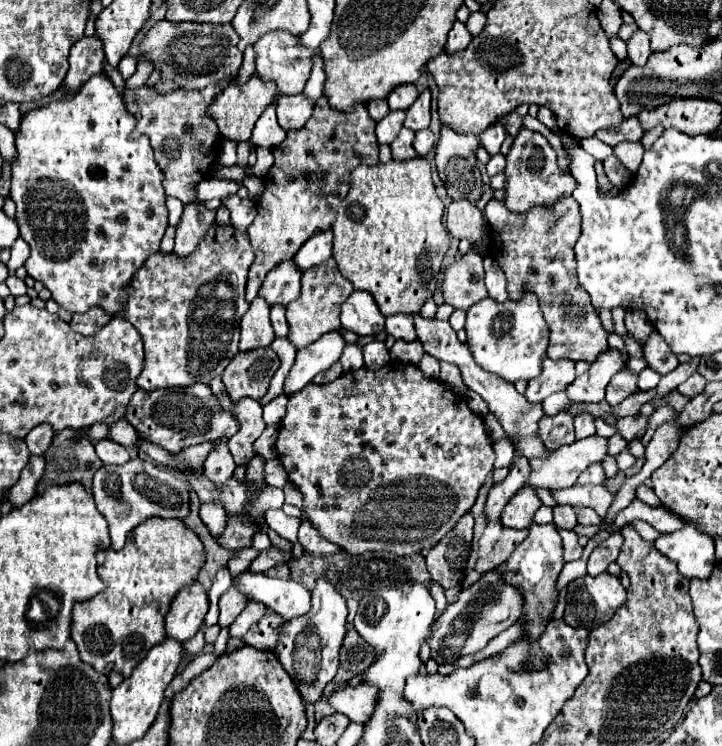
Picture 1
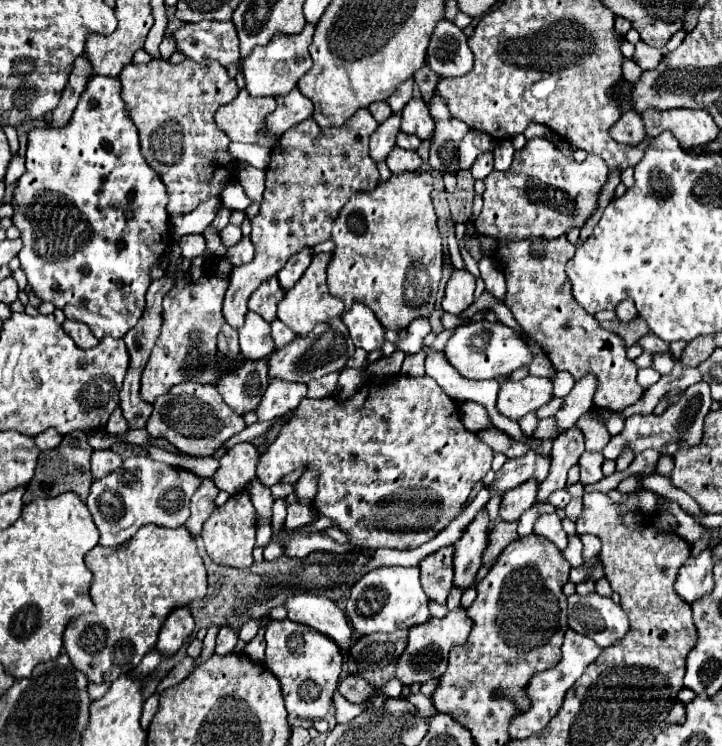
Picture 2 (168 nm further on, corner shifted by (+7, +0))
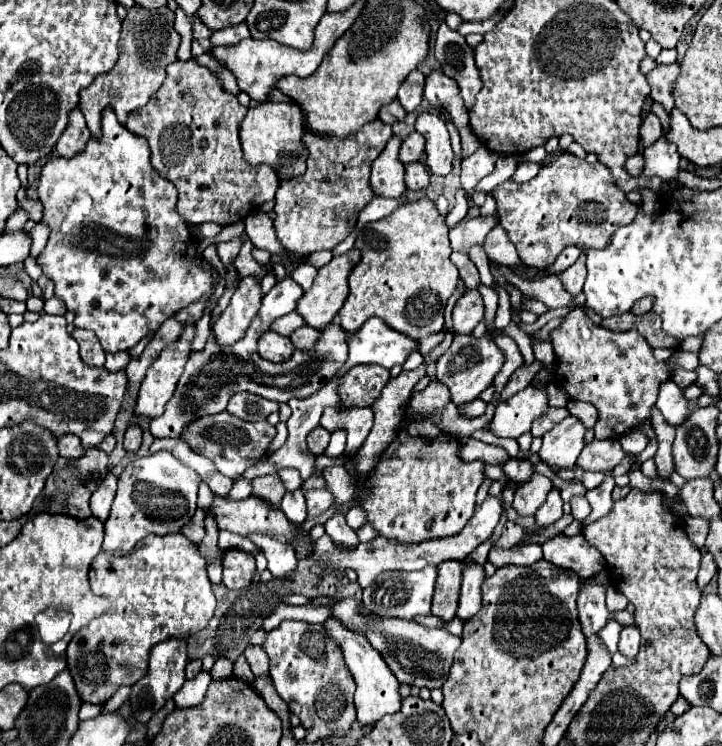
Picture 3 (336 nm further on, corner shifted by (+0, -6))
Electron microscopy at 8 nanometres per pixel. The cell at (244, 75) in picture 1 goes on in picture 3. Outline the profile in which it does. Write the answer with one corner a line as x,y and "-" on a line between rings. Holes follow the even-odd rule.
195,60
175,62
167,68
167,78
163,86
151,96
147,106
135,110
127,120
127,130
149,140
151,164
153,168
169,178
179,190
177,210
189,224
215,222
221,228
229,224
243,222
247,214
257,210
263,202
273,200
279,190
279,178
269,166
253,166
243,158
239,144
239,126
245,118
247,108
237,102
237,96
223,92
221,82
205,66
199,66

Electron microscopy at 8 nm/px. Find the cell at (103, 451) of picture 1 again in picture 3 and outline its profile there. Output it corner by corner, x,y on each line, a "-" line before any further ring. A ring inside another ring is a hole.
107,474
107,478
103,480
103,484
91,496
91,512
101,522
105,522
107,516
109,516
111,502
115,498
115,490
117,490
117,476

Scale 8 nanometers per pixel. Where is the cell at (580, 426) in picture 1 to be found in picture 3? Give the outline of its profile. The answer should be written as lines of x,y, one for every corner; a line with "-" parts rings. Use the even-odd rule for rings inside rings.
553,488
551,494
547,496
545,504
535,512
535,524
533,524
533,528
529,528
529,534
539,534
543,528
553,524
561,516
563,516
563,500
561,500
559,490

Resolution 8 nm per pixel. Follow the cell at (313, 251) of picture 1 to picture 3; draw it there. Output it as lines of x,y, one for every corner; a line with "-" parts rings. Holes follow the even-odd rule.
285,278
283,282
275,284
273,290
263,298
263,306
261,306
259,314
253,318
249,330
245,332
245,336
239,342
235,342
231,346
219,346
219,344
215,344
213,334
211,334
205,350
201,350
201,354
189,356
189,362
185,366
181,382
175,388
171,402
167,402
165,412
159,418
151,420
151,434
155,438
181,436
183,430
191,422
195,422
207,414
223,412
227,408
229,398
237,392
259,394
273,402
289,402
291,398
307,398
309,394
315,394
323,384
327,384
333,378
333,374
347,360
347,334
335,322
333,322
331,330
325,330
325,340
319,340
319,346
315,346
313,358
309,354
299,354
299,366
291,366
291,374
281,374
281,368
277,368
277,374
273,374
275,372
273,364
267,364
257,354
259,336
265,330
269,330
273,320
277,320
283,314
293,312
301,294
303,294
303,288
295,280

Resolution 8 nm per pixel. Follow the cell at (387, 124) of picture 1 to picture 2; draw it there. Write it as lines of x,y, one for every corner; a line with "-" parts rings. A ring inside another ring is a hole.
392,114
386,122
382,122
374,130
374,134
370,136
370,156
374,158
374,162
386,160
388,152
396,144
398,132
400,132
400,114

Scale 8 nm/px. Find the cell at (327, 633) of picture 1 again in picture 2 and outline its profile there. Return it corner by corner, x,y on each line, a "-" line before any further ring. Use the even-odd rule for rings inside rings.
268,626
264,666
280,680
286,710
290,716
318,720
326,716
342,668
342,654
336,642
308,626

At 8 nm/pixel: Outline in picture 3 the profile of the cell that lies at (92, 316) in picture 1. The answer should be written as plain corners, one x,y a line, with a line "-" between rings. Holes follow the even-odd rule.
75,328
73,330
73,338
77,340
79,344
79,354
83,358
83,362
87,366
103,366
105,362
105,352
103,348
99,346
99,340
97,336
91,332
91,330
81,330
81,328

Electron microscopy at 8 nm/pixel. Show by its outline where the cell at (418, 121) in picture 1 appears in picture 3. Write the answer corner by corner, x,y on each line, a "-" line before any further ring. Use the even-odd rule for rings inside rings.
421,114
415,122
415,130
425,138
425,154
427,168
435,176
447,176
453,168
453,150
449,142
449,132
445,122
435,114

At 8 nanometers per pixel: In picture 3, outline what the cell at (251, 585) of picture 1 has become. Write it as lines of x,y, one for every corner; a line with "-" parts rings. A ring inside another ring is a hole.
325,620
327,632
333,636
333,640
337,640
343,648
343,658
347,668
351,670
355,682
357,682
357,692
355,692
355,706
357,706
357,720
361,726
375,726
385,714
395,714
401,708
403,698
399,696
399,680
395,678
395,674
387,668
387,664
383,662
381,654
377,650
371,648
371,644
355,632
347,632
345,626
341,626
339,620

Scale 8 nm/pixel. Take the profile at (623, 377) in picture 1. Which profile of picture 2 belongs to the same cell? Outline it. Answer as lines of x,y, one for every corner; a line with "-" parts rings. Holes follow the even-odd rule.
566,234
554,240
542,240
542,254
532,254
530,240
498,240
494,260
506,278
506,306
514,320
540,344
556,370
566,370
578,380
592,372
598,376
598,388
594,394
594,406
606,410
624,410
634,404
644,388
636,382
638,366
626,358
624,342
608,330
602,330
594,316
588,316
580,304
576,304
568,276
566,262
576,252
576,246
568,242

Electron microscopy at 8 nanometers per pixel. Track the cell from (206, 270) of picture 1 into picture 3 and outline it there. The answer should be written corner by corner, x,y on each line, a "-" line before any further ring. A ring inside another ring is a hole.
187,322
183,338
179,342
171,342
169,346
165,346
159,358
147,368
133,408
135,416
155,418
163,414
163,408
171,400
171,394
175,392
175,386
183,374
183,366
189,358
191,334
193,334
193,322

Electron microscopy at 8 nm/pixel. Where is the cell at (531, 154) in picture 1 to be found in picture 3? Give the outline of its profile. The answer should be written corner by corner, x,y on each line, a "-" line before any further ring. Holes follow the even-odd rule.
569,152
555,158
549,166
541,166
531,182
517,184
507,180
497,186
491,196
497,202
499,224
515,244
521,262
533,268
551,266
565,246
607,248
613,232
633,222
637,214
637,206
613,184
605,164
589,164

